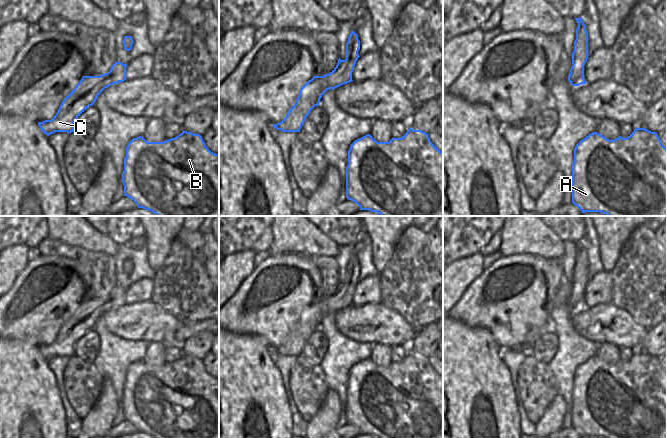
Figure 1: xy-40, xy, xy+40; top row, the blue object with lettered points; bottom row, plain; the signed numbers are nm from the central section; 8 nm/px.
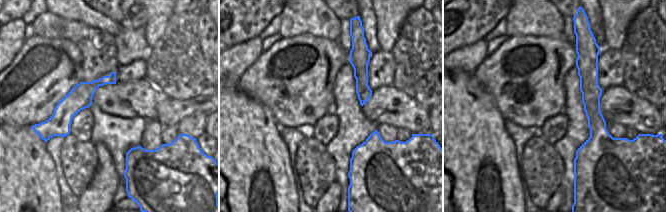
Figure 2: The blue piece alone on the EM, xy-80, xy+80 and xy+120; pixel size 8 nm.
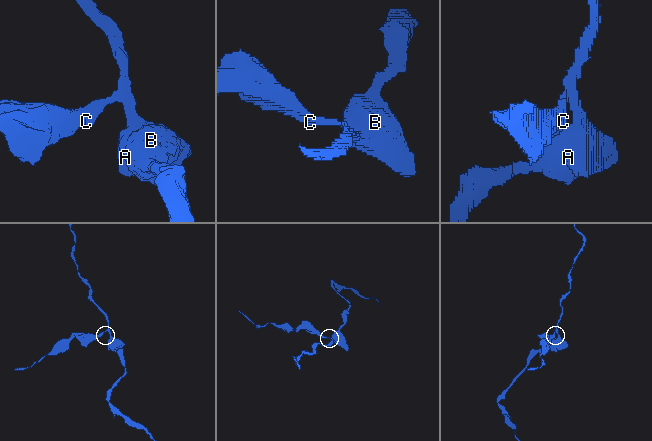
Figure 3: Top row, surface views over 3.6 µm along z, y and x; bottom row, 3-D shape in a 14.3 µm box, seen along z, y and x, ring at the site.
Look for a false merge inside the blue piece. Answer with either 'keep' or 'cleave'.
cleave

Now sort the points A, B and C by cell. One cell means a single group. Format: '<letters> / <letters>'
A B / C

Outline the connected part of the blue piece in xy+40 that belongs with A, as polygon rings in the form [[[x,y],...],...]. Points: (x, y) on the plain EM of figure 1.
[[[636,351],[627,362],[619,360],[615,364],[609,364],[593,356],[581,364],[574,373],[572,427],[582,437],[667,438],[667,373],[657,357]]]

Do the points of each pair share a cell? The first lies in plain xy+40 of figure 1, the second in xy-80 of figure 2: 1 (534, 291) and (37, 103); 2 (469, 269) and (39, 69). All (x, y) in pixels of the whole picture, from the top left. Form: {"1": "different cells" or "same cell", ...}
{"1": "same cell", "2": "different cells"}

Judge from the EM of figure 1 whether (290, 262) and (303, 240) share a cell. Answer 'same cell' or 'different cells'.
different cells

